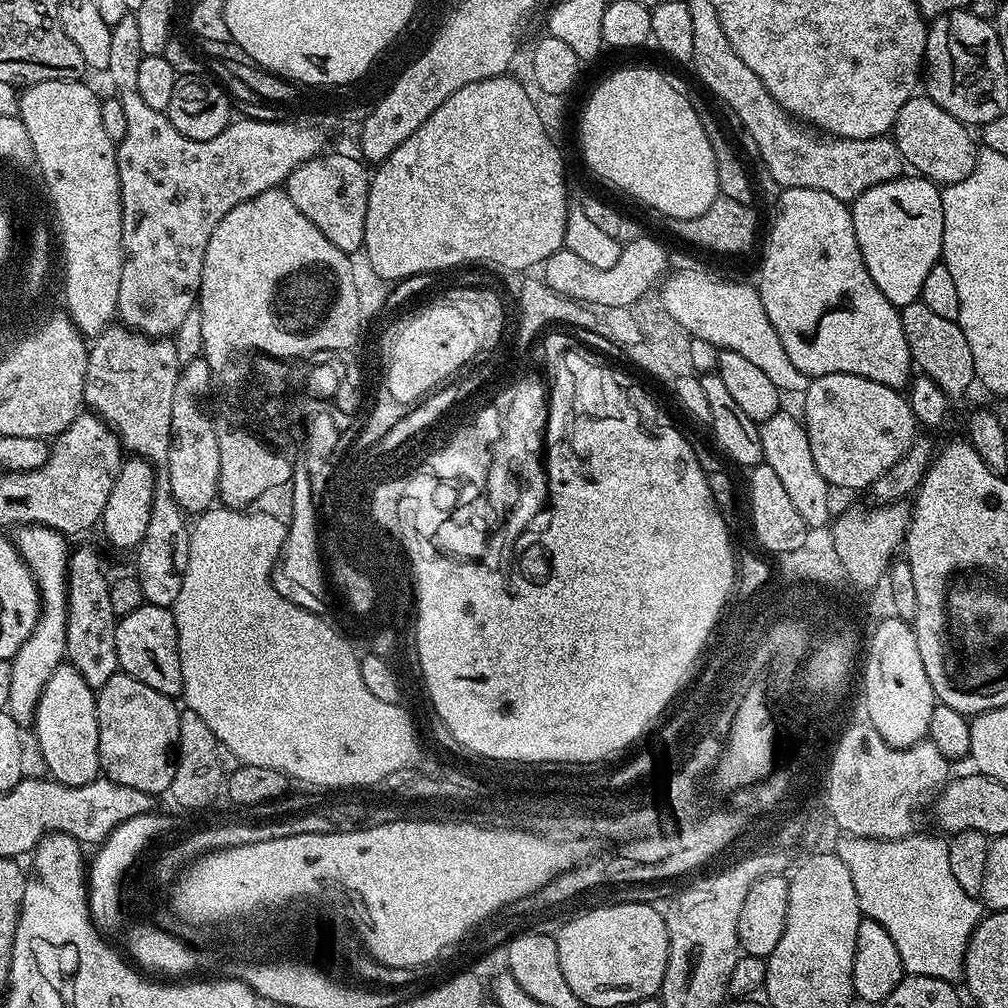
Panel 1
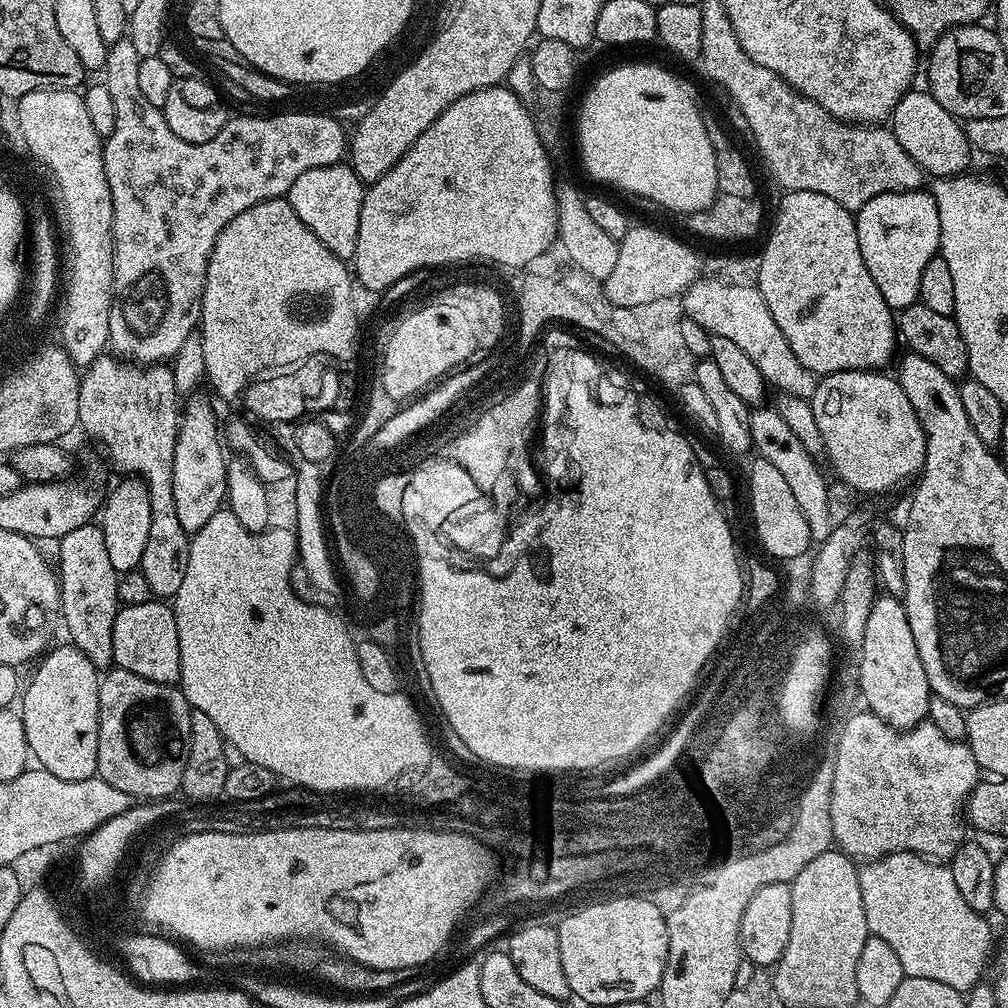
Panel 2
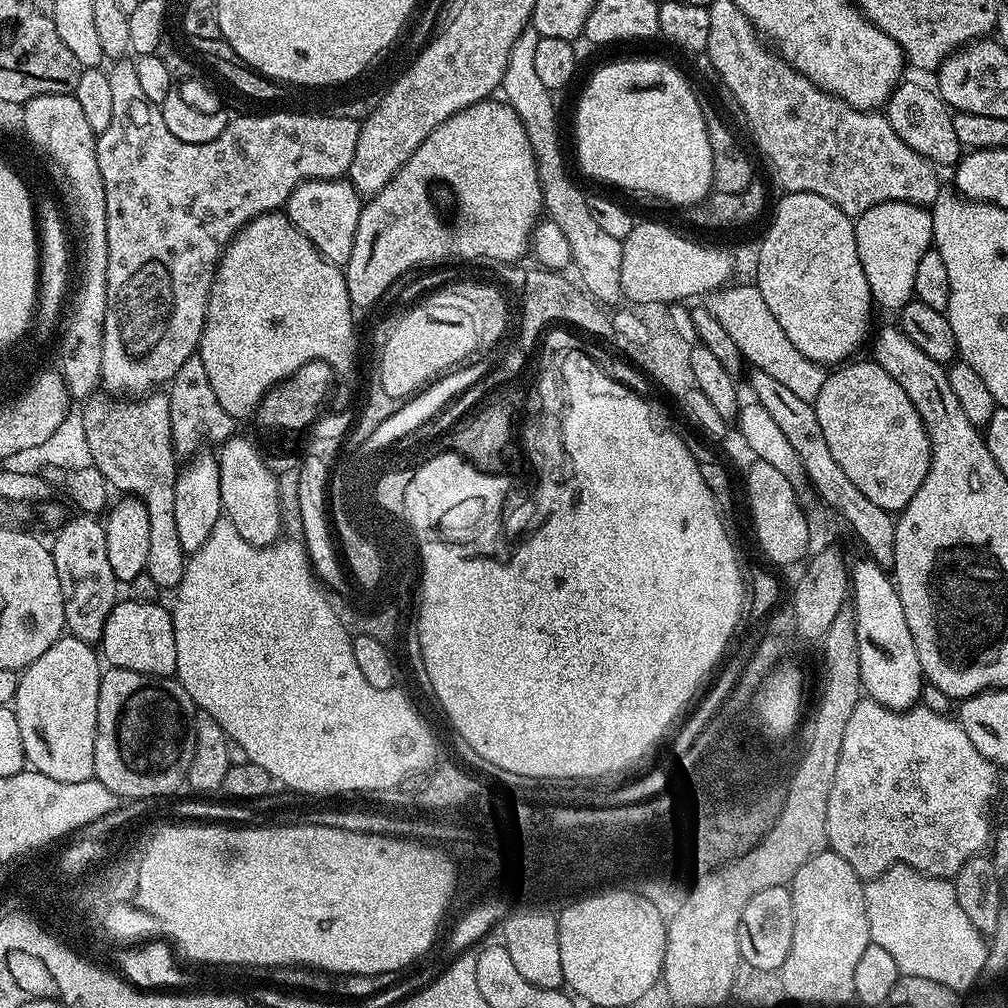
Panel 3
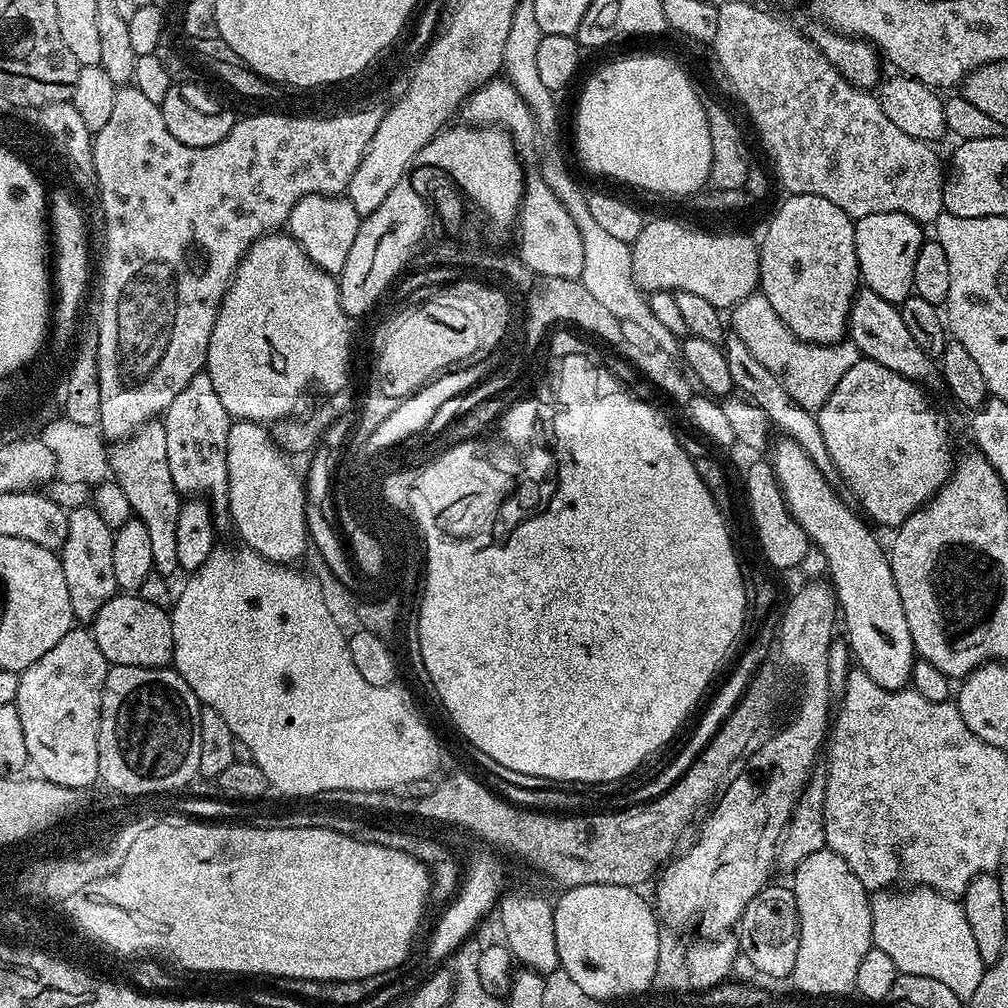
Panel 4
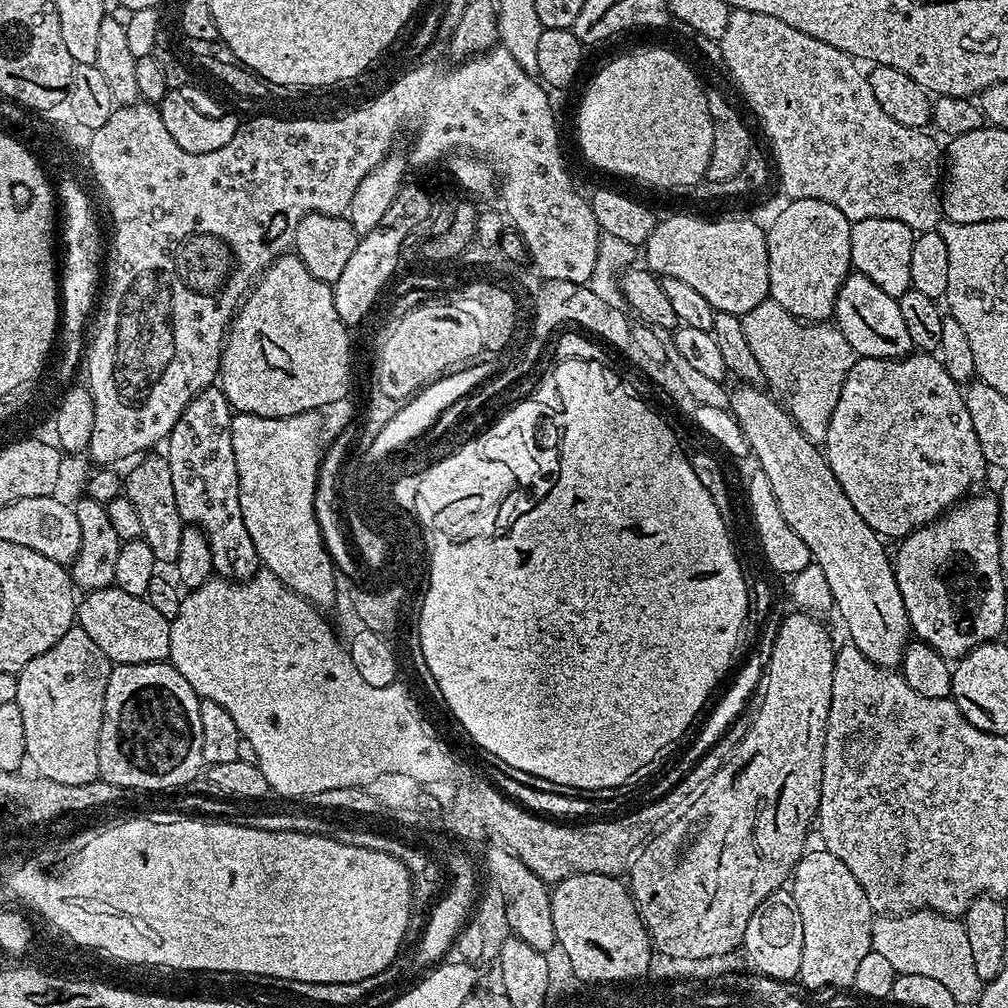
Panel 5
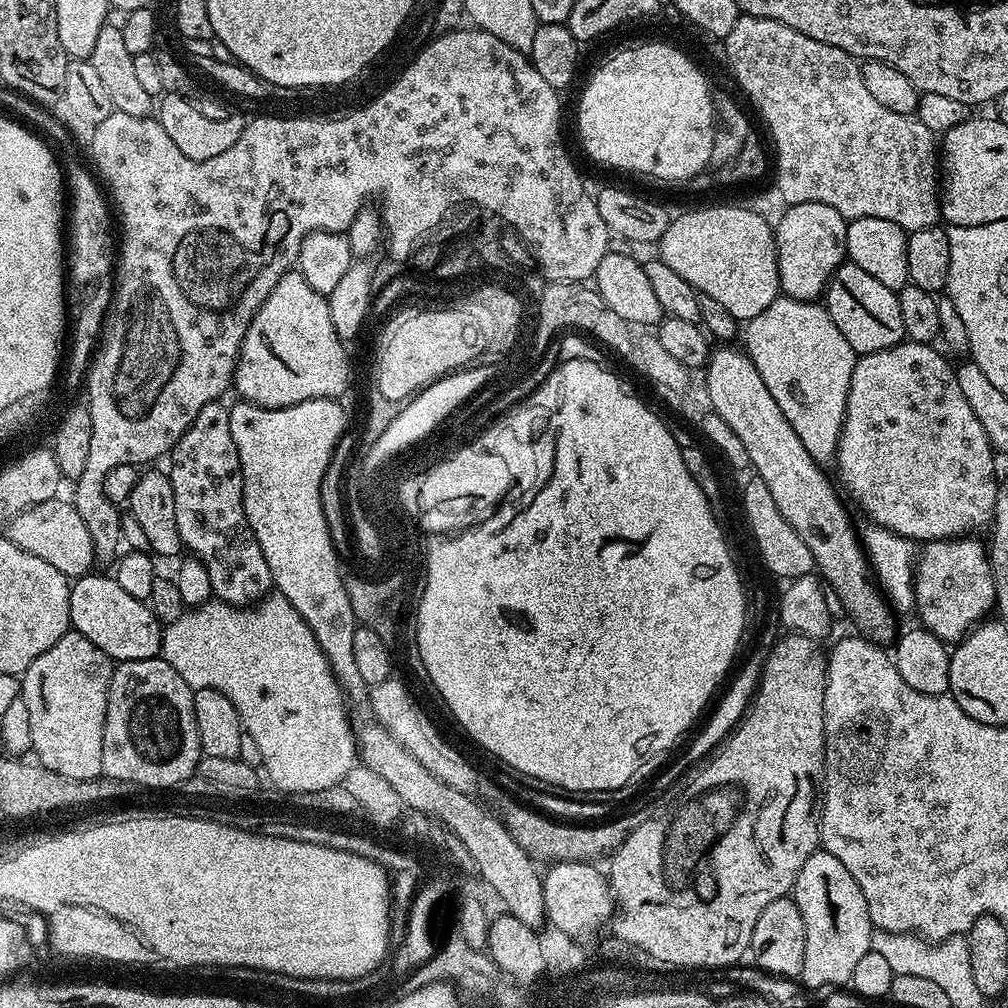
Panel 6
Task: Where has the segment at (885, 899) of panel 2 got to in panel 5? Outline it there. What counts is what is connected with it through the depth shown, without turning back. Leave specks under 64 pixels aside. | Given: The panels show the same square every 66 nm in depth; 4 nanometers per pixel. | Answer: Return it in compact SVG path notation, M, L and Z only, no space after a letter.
M927 910L877 915L872 922L872 951L884 955L897 974L927 974L942 982L954 994L957 1005L973 1005L982 991L984 981L975 969L970 942L959 919Z

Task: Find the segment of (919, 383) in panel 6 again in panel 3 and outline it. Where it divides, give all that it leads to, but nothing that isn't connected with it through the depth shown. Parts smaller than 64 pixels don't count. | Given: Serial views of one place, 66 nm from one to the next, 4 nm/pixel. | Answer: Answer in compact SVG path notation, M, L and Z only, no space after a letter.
M868 358L859 360L845 363L827 373L822 390L814 402L819 425L822 426L823 437L830 445L838 466L842 466L846 473L846 478L850 478L850 482L854 482L854 486L858 486L858 490L862 490L862 494L874 502L874 506L882 506L882 510L899 514L910 502L910 498L918 494L918 488L930 470L932 446L922 418L914 402L910 402L906 390L902 390L902 386L898 386L898 382L894 382L894 378L890 378L882 366Z

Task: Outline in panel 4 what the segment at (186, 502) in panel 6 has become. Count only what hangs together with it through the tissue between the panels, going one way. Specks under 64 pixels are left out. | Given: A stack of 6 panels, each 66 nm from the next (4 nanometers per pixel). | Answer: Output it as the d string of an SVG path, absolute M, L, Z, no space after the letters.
M206 372L195 375L174 398L163 414L162 423L166 430L166 458L176 491L184 496L211 494L208 496L211 509L217 515L225 515L228 510L226 443L233 421Z

